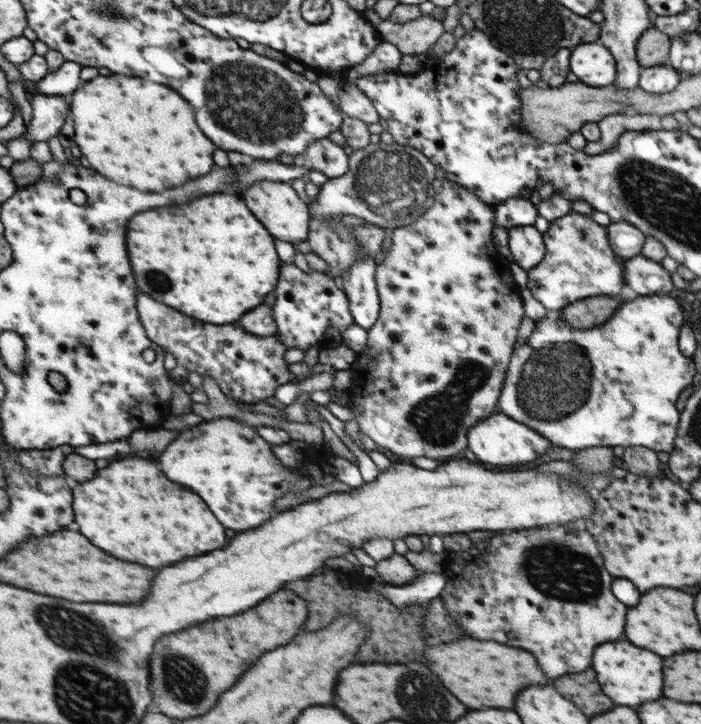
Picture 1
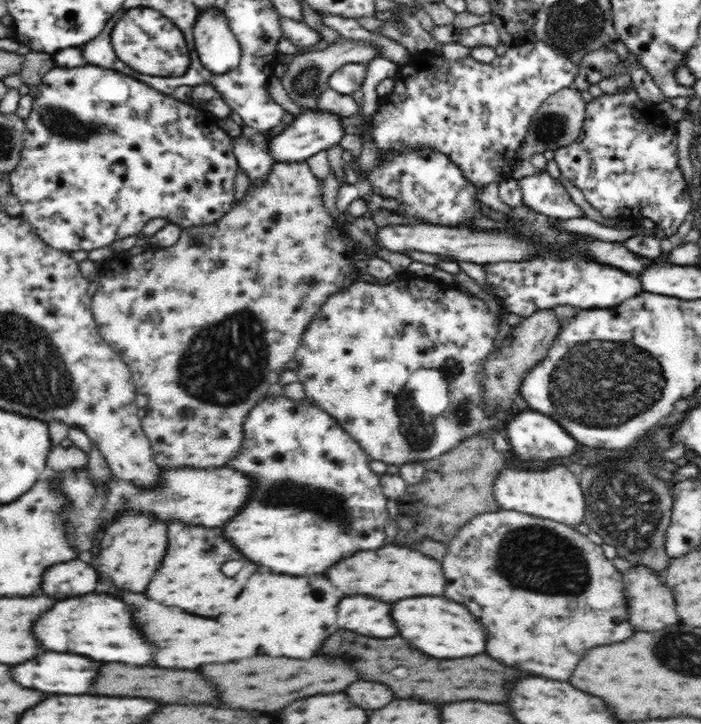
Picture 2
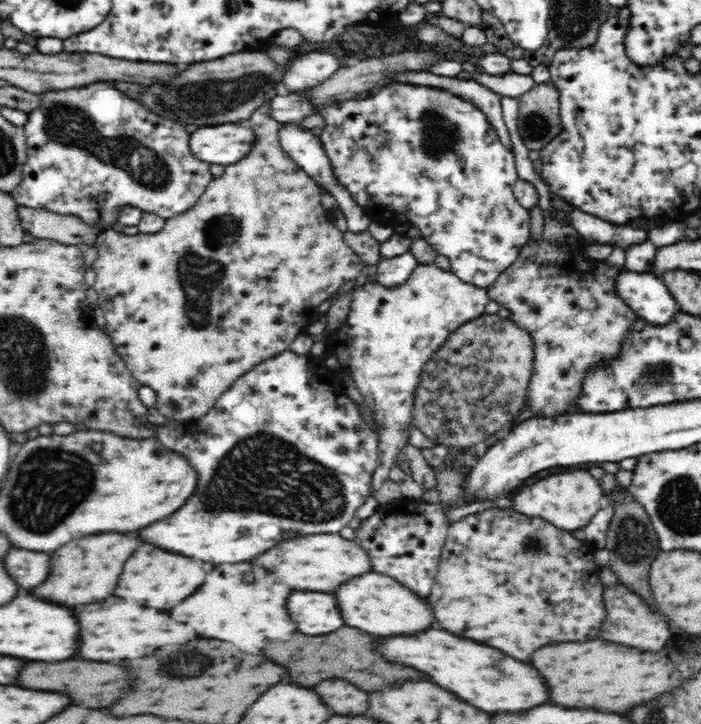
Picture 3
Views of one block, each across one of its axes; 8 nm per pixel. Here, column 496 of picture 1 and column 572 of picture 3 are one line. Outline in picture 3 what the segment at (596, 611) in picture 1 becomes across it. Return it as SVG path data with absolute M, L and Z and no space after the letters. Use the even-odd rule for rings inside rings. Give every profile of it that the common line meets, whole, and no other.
M493 507L482 512L469 514L456 522L452 522L448 530L448 536L441 552L438 572L434 577L432 594L430 594L432 612L444 630L448 630L452 634L460 634L462 638L470 638L470 640L488 644L492 648L506 652L508 656L512 656L516 660L526 660L526 662L528 662L528 654L532 654L532 650L538 650L540 646L546 646L548 642L588 642L588 640L596 638L596 622L600 622L600 614L607 616L603 604L603 590L606 585L600 578L601 568L596 565L596 561L593 559L592 548L594 547L588 542L584 544L582 540L576 540L570 532L556 530L556 526L552 526L550 522L544 522L542 518L528 518L514 508Z

